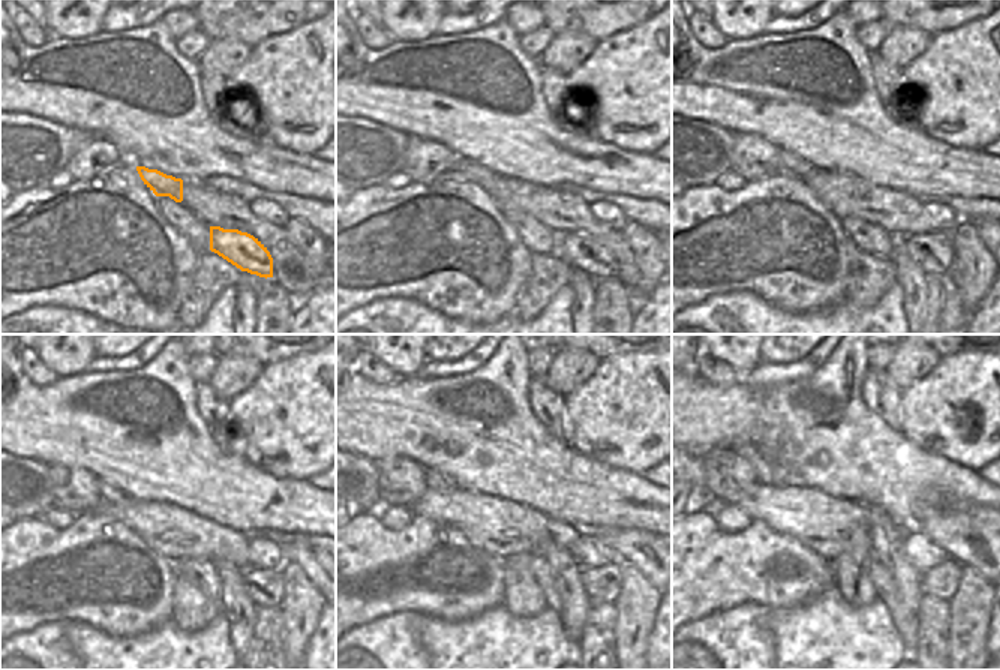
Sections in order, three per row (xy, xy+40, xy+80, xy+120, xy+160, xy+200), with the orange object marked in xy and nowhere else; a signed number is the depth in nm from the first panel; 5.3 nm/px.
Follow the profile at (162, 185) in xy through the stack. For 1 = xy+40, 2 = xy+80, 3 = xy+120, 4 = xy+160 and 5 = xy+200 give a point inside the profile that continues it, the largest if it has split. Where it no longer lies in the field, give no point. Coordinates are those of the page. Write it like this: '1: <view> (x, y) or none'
1: xy+40 (480, 176)
2: xy+80 (789, 164)
3: xy+120 (110, 495)
4: xy+160 (434, 481)
5: xy+200 (765, 475)

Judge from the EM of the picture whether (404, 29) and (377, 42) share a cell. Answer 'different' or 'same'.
different

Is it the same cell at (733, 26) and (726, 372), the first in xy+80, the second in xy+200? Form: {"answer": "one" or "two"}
{"answer": "two"}

